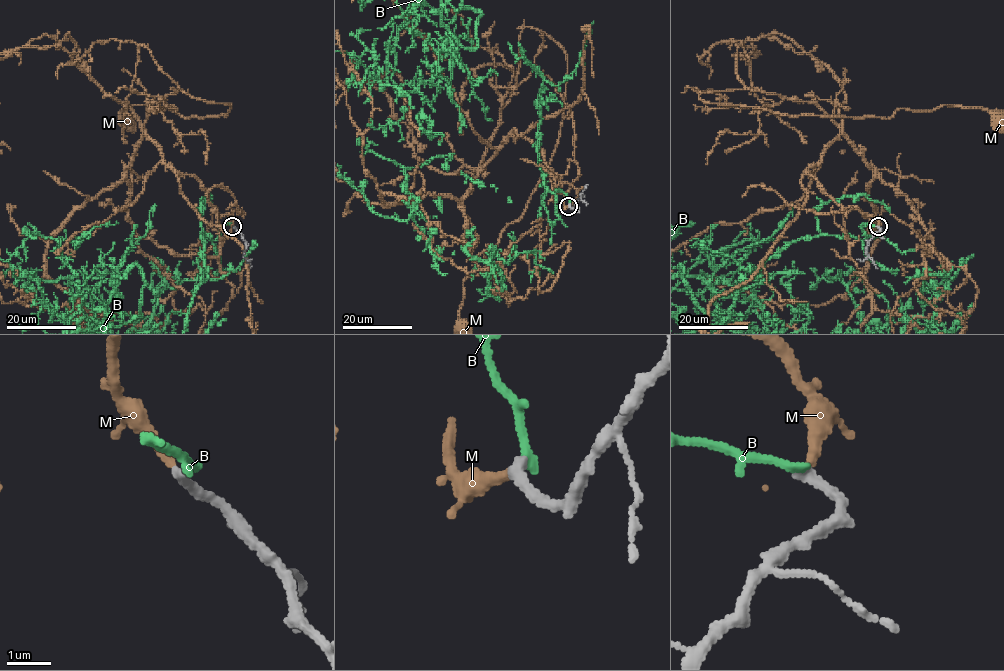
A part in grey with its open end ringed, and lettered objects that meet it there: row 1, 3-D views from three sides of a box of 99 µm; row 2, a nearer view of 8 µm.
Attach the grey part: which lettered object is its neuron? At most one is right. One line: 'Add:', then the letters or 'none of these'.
Add: M

